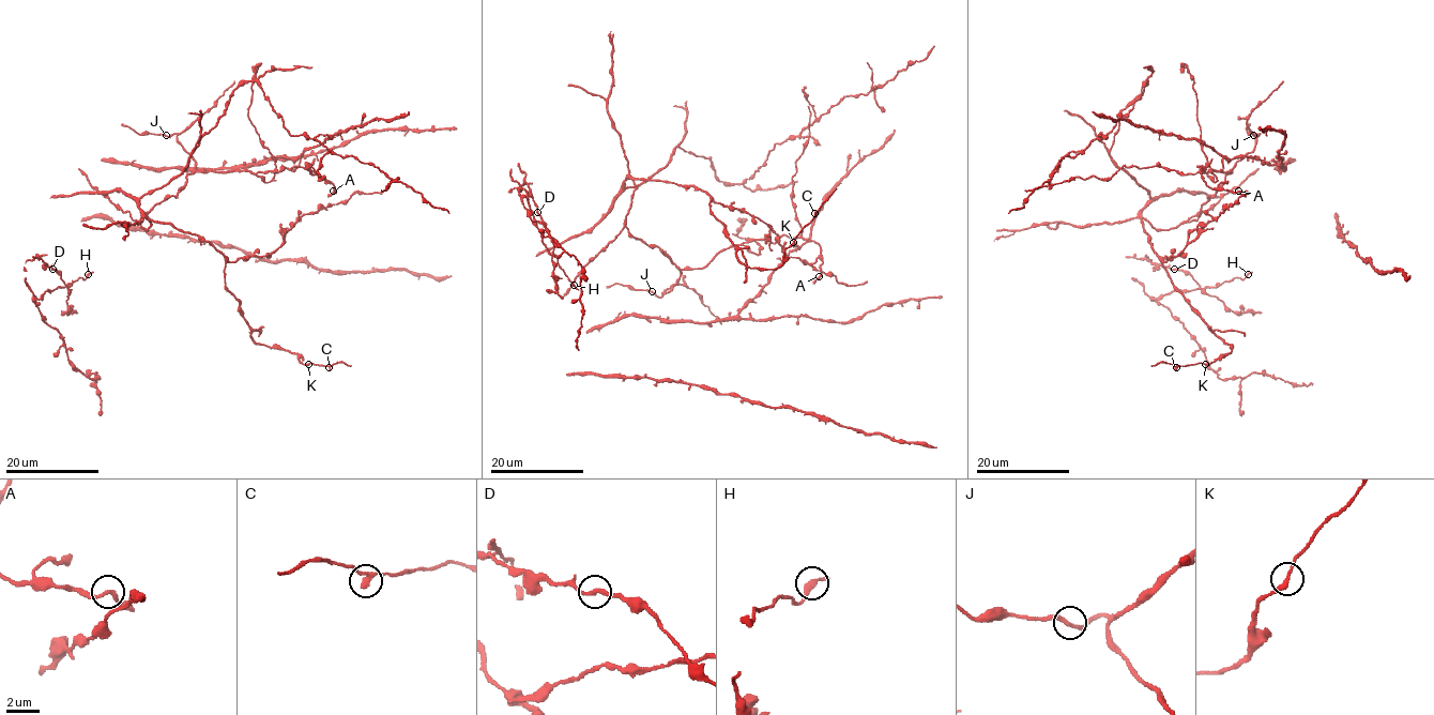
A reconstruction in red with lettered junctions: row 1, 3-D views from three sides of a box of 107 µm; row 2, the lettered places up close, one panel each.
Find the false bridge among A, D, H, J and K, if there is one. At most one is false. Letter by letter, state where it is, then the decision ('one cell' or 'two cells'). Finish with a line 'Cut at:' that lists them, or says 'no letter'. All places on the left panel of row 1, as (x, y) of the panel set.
A: place (333, 191); one cell
D: place (52, 269); one cell
H: place (88, 274); one cell
J: place (166, 135); one cell
K: place (308, 364); one cell
Cut at: no letter

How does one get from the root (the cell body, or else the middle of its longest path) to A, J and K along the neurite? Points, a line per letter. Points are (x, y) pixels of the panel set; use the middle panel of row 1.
A: (763, 239), (776, 242), (784, 236), (814, 240), (822, 257), (819, 276)
J: (763, 239), (729, 245), (701, 268), (682, 269), (679, 282), (660, 297), (652, 291)
K: (763, 239), (679, 269), (626, 226), (634, 181), (703, 189), (751, 268), (778, 268), (793, 242)

